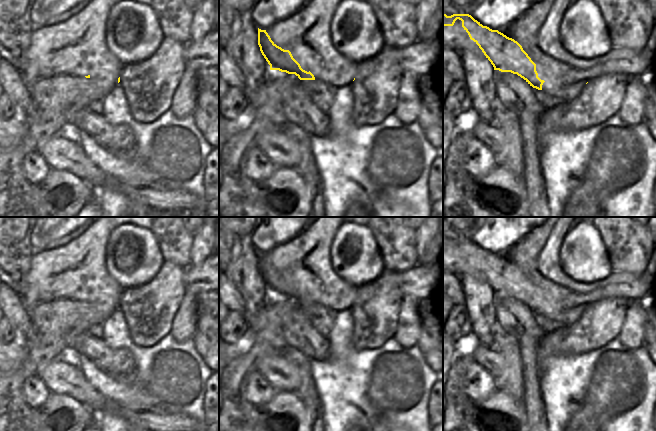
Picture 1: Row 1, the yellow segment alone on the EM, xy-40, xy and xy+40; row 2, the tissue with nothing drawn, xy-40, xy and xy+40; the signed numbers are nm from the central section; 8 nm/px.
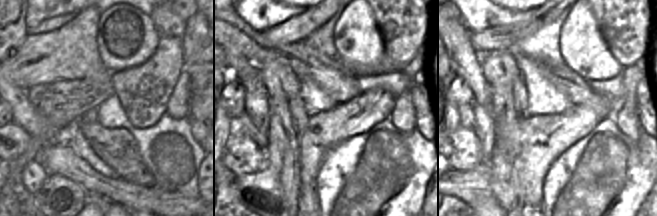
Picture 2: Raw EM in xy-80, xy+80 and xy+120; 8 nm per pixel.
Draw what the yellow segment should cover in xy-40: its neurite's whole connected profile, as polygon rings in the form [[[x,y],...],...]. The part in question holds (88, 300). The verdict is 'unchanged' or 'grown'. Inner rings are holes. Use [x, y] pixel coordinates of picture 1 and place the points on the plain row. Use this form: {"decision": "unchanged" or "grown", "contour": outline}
{"decision": "grown", "contour": [[[101,236],[100,243],[93,246],[98,249],[98,265],[92,266],[88,271],[92,275],[92,285],[90,291],[93,298],[86,302],[99,302],[101,304],[113,304],[116,308],[120,306],[120,296],[123,292],[118,282],[108,273],[106,269],[106,243],[108,238]]]}

